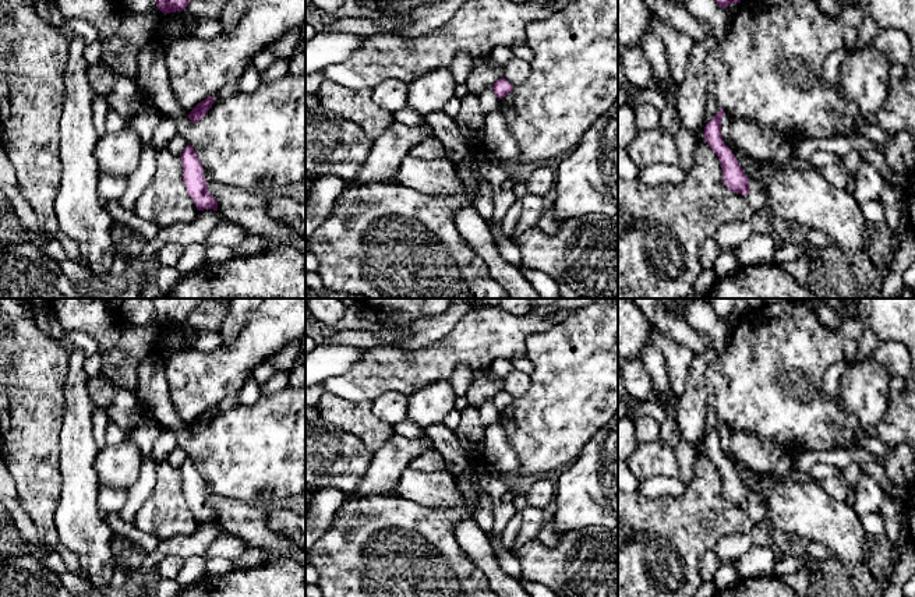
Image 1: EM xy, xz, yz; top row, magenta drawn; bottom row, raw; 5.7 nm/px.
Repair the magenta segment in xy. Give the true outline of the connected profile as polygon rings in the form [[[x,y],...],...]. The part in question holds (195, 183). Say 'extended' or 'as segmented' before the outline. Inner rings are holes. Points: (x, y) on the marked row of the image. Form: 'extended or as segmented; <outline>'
as segmented; [[[187,145],[180,155],[180,159],[183,165],[183,181],[197,209],[218,211],[218,202],[208,190],[206,179],[202,176],[204,167],[194,148],[191,145]]]

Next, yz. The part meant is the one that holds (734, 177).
as segmented; [[[720,107],[718,113],[704,127],[704,141],[710,145],[718,156],[723,169],[723,181],[729,191],[748,195],[749,180],[745,176],[732,151],[724,144],[721,137],[721,119],[724,110]]]

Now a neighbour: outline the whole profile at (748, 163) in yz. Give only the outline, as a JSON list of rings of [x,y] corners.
[[[724,139],[724,144],[732,151],[735,155],[738,163],[741,165],[745,176],[749,179],[749,176],[756,170],[757,160],[748,155],[745,151],[738,148],[734,141]]]

